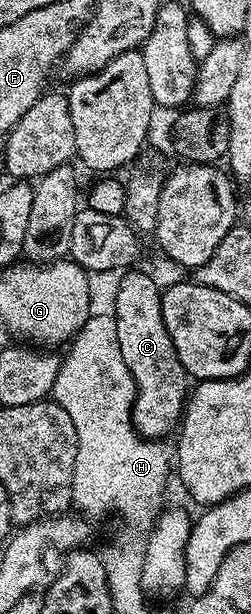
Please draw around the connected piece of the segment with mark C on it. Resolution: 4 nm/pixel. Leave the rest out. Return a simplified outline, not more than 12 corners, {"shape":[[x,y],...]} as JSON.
{"shape":[[120,276],[111,314],[137,386],[133,430],[180,424],[187,374],[163,323],[162,288]]}

